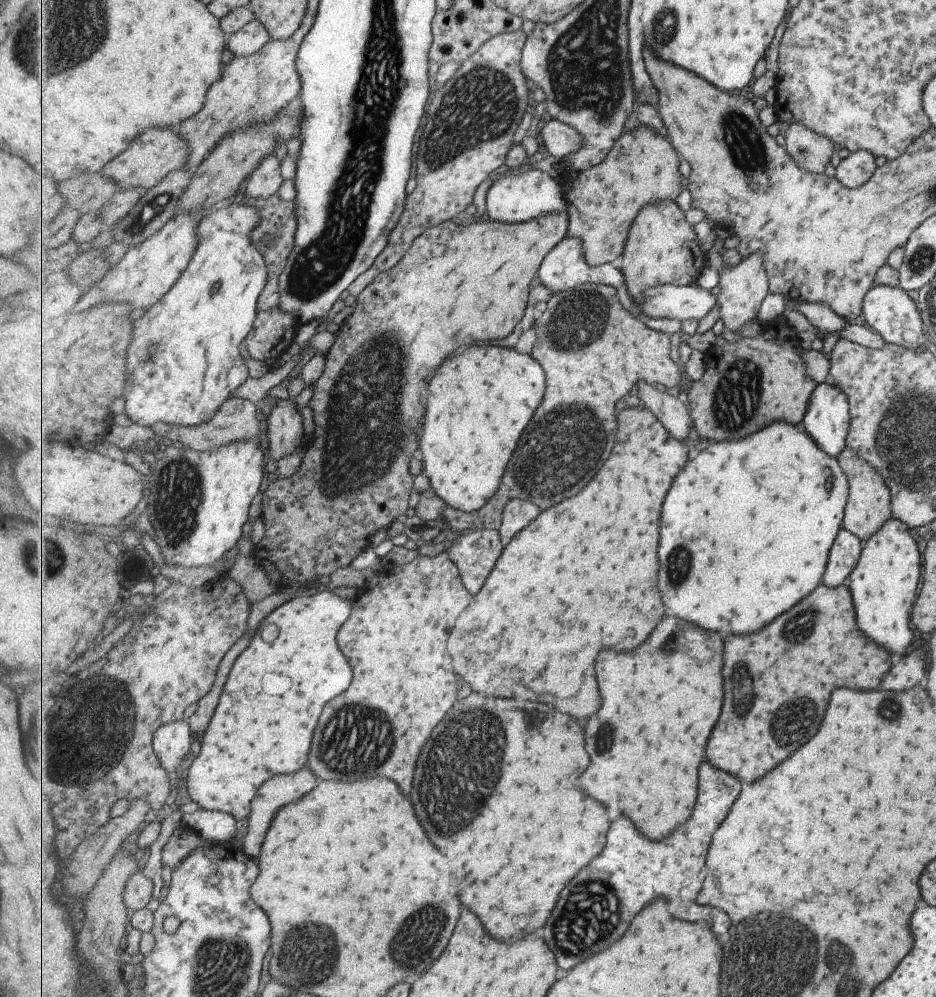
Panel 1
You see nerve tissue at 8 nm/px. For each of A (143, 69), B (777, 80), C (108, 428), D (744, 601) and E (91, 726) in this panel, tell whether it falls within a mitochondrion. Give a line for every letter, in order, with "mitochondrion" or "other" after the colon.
A: other
B: other
C: other
D: other
E: mitochondrion

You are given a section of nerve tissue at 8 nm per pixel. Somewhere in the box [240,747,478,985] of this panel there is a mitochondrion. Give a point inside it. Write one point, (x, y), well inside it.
(415, 934)

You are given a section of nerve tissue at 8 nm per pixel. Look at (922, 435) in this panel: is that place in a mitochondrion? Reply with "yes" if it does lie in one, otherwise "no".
yes

